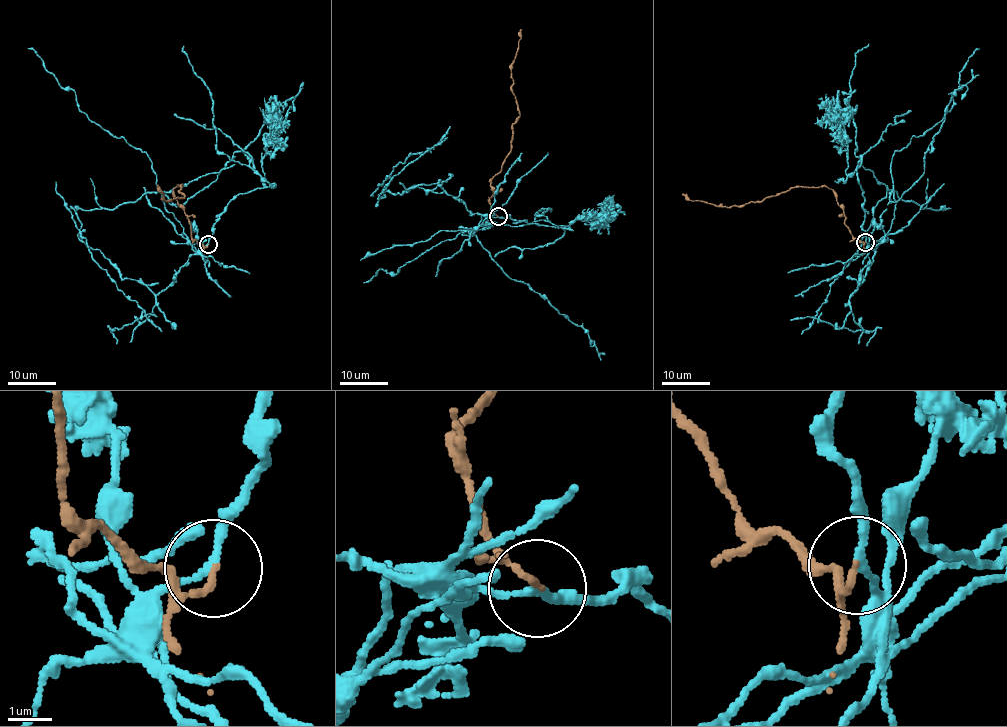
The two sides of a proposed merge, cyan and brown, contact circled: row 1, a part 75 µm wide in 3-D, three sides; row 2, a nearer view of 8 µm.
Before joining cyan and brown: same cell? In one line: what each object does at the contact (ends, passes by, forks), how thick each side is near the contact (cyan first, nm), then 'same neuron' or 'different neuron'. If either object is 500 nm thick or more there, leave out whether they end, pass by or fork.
cyan passes by; brown ends; calibres 140 and 140 nm; different neuron

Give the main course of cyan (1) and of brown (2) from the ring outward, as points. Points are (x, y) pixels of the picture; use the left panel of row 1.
1: (207, 244), (155, 295), (78, 238), (73, 214), (93, 259), (145, 314), (112, 329), (115, 344)
2: (207, 244), (192, 237), (174, 193), (182, 184), (178, 190), (183, 198), (165, 201), (156, 184)

